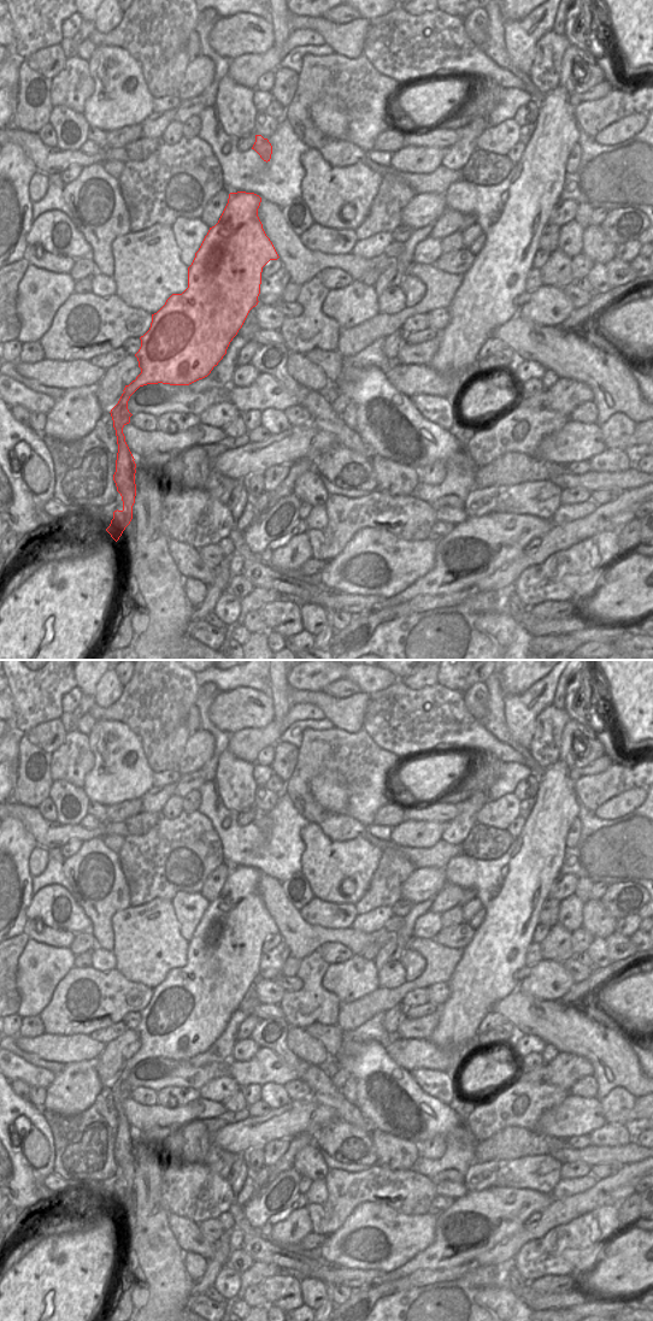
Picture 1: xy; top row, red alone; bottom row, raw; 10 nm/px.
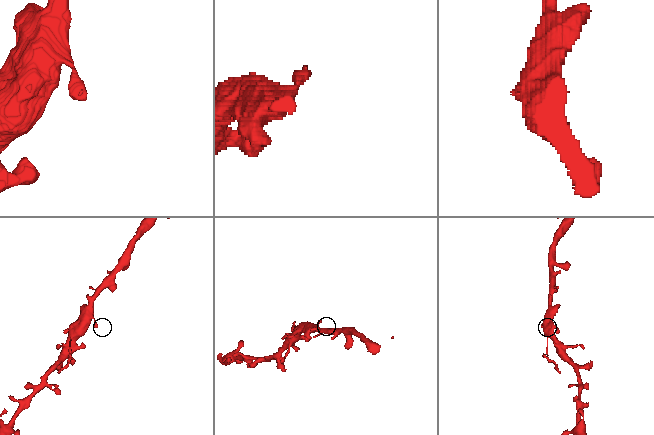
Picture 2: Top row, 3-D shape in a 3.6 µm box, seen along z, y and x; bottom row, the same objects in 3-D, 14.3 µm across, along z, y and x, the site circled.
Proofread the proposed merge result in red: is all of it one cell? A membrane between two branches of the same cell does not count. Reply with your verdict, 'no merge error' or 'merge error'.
merge error

